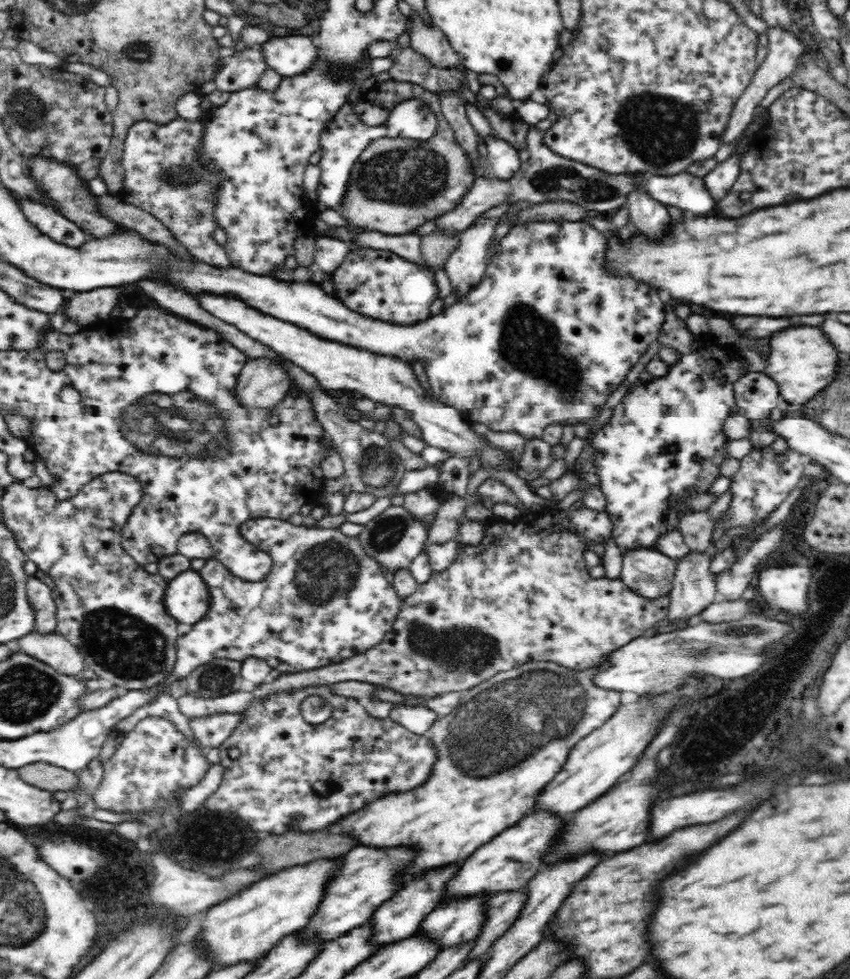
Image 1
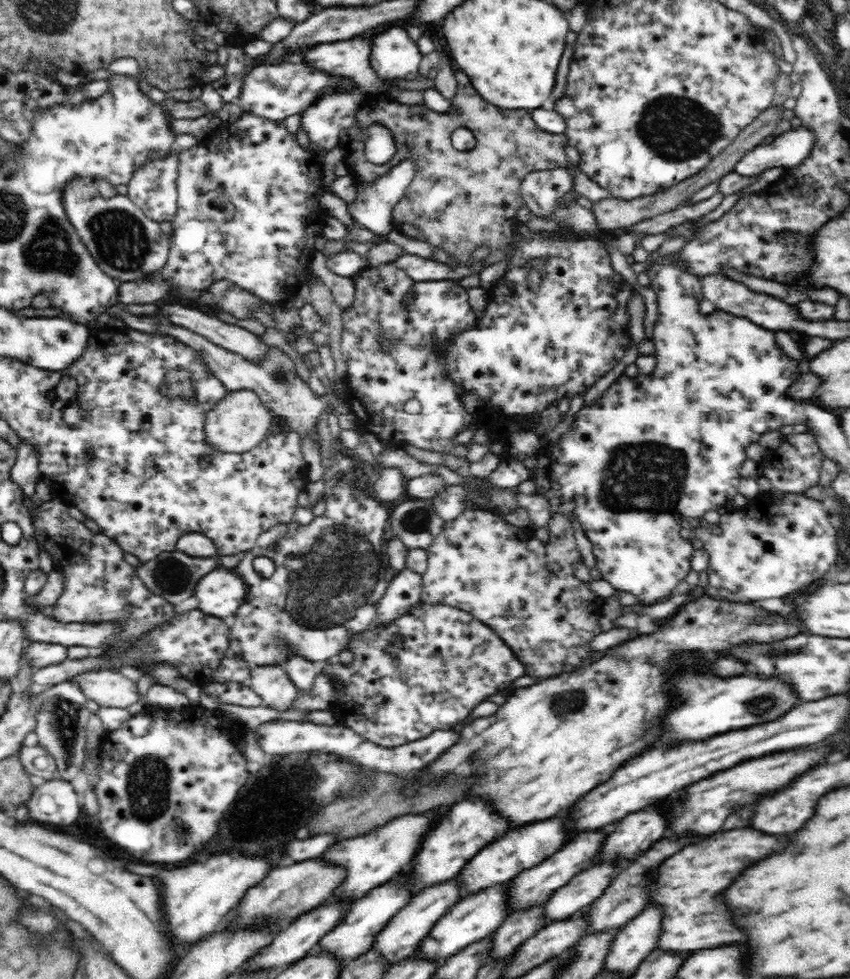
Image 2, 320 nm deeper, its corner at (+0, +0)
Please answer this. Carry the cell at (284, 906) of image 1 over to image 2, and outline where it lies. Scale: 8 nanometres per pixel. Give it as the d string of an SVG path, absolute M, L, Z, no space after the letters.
M434 808L424 813L406 814L379 826L374 832L352 839L340 839L334 846L330 846L320 859L330 867L345 869L345 881L340 885L340 898L356 901L373 888L397 878L404 871L404 866L412 862L412 854L416 854L416 846L420 846L420 838L424 838L424 826L428 826L432 818L436 818Z

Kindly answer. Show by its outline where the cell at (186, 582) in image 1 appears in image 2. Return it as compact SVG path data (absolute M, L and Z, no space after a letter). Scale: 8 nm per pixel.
M218 568L200 579L195 586L202 613L224 619L235 615L246 600L245 582L234 568Z

